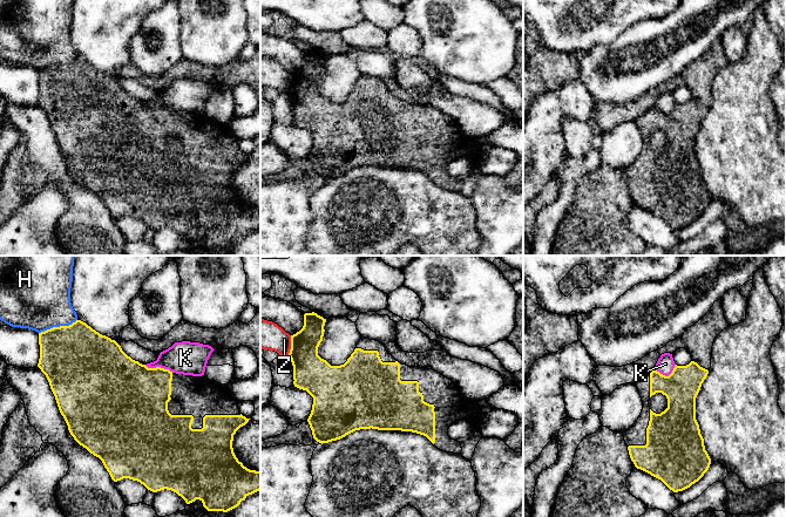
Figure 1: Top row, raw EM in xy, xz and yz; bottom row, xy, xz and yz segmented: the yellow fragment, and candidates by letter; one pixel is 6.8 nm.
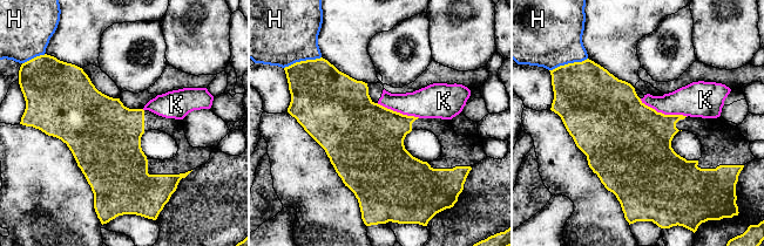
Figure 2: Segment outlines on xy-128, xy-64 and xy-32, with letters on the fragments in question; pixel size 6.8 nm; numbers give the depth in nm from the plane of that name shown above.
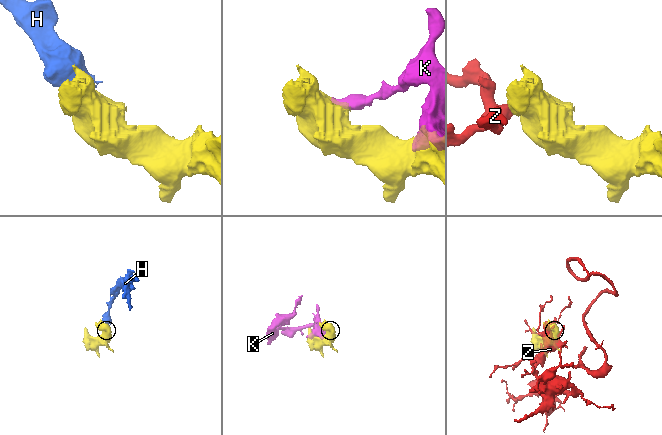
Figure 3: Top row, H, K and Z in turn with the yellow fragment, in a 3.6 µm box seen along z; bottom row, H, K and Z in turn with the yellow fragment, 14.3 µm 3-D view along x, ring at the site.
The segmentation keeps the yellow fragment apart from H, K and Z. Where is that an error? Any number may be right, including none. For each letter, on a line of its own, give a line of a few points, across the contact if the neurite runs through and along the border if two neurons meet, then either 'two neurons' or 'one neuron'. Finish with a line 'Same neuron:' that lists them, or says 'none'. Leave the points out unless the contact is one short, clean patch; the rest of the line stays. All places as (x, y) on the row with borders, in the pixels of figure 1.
H: xy (76, 319), (68, 325), (53, 326), (39, 333) | two neurons
K: two neurons
Z: xz (291, 335), (291, 348), (288, 354) | two neurons
Same neuron: none

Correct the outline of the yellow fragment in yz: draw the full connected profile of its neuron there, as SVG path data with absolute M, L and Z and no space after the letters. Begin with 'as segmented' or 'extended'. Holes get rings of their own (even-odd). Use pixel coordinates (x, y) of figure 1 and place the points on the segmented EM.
extended; M691 361L686 366L676 365L669 376L652 370L635 383L643 409L638 420L623 431L630 458L637 469L660 479L673 492L683 491L698 482L711 464L696 420L696 397L707 374L707 369ZM656 393L662 393L668 399L668 408L660 414L653 413L649 407L650 397Z

